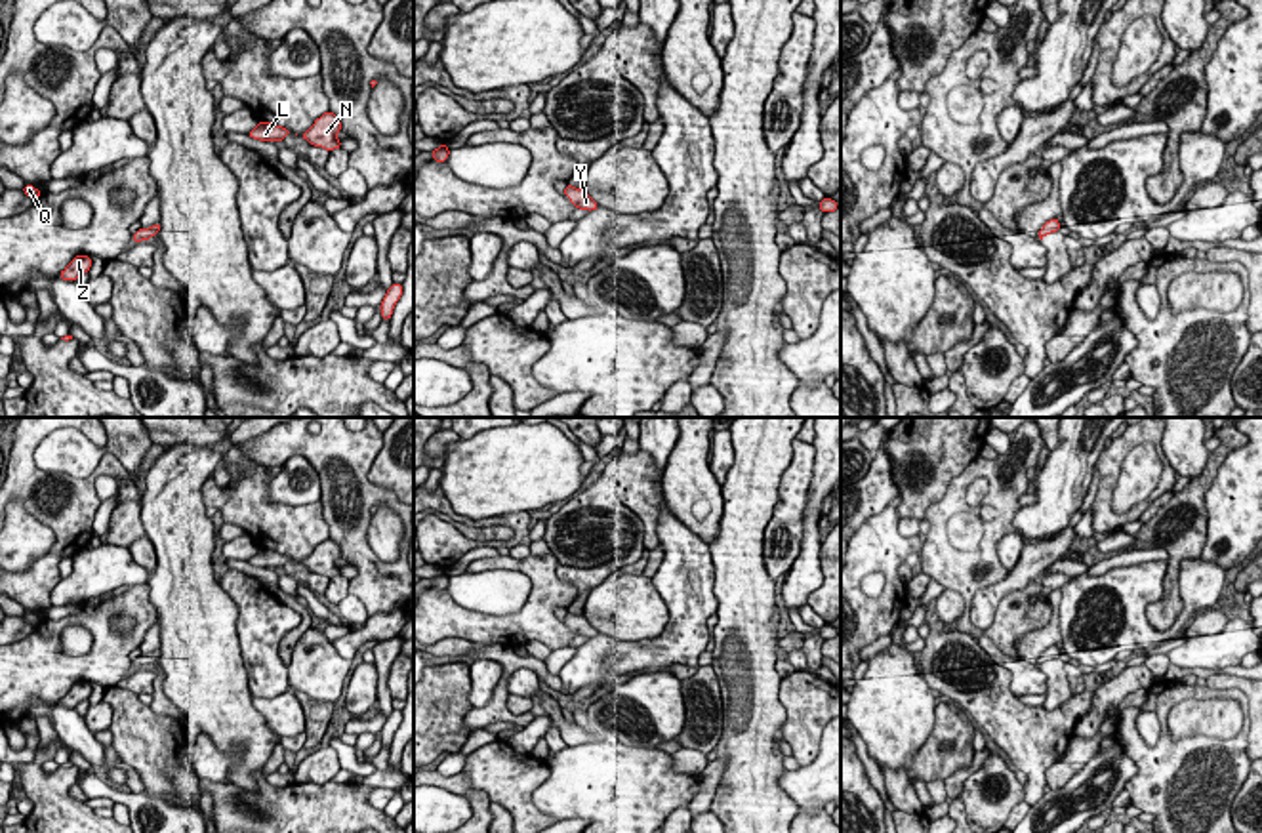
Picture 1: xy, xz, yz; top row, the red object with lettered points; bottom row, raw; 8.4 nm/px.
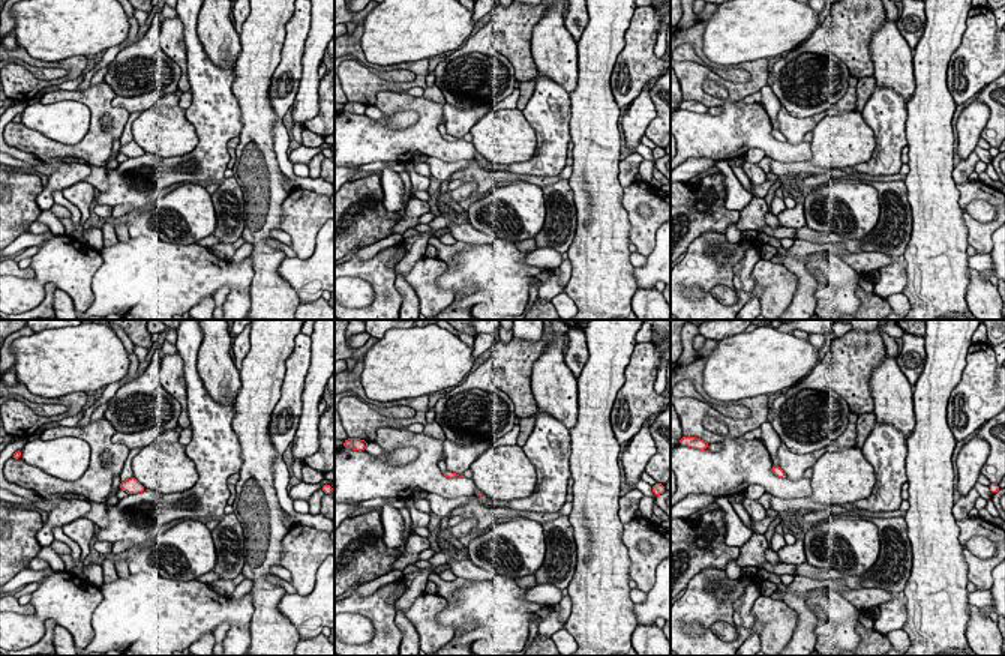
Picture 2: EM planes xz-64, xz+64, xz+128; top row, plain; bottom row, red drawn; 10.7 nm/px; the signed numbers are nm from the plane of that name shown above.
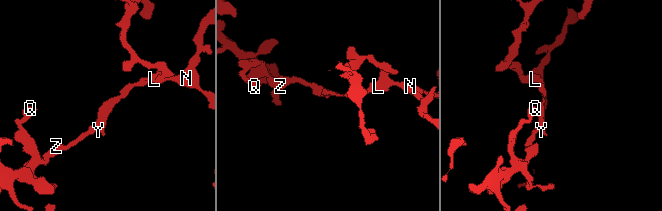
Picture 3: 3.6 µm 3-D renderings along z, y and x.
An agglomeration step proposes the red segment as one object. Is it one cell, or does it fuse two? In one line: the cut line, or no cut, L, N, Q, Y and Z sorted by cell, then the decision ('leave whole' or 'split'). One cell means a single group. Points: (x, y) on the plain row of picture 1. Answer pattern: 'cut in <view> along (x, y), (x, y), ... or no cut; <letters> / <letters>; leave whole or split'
no cut; L N Q Y Z; leave whole

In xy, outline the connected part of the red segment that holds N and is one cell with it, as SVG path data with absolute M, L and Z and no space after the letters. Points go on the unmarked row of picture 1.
M326 538L305 560L301 560L301 564L315 574L334 578L341 576L341 570L336 564L337 559L341 559L339 545L334 539Z

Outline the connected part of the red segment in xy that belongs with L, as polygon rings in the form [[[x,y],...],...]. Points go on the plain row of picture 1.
[[[259,549],[248,562],[252,566],[259,566],[259,568],[282,568],[286,562],[290,562],[292,559],[271,551],[271,549]]]

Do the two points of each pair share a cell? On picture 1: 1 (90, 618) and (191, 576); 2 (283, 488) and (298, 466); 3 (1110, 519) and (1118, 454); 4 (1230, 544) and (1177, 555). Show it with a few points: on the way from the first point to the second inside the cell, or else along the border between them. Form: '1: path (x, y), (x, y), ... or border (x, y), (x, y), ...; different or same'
1: border (145, 582), (157, 622); different
2: path (288, 483), (292, 471); same
3: path (1104, 504), (1108, 469); same
4: border (1203, 504), (1205, 546), (1200, 557); different

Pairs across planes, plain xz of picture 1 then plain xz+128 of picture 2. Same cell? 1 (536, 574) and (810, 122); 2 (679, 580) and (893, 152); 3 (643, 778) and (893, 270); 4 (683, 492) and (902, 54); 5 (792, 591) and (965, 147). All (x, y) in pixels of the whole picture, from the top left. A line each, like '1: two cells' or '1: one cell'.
1: two cells
2: one cell
3: two cells
4: one cell
5: one cell

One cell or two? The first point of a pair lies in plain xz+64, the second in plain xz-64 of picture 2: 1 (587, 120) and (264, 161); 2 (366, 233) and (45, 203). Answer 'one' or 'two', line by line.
1: one
2: two

